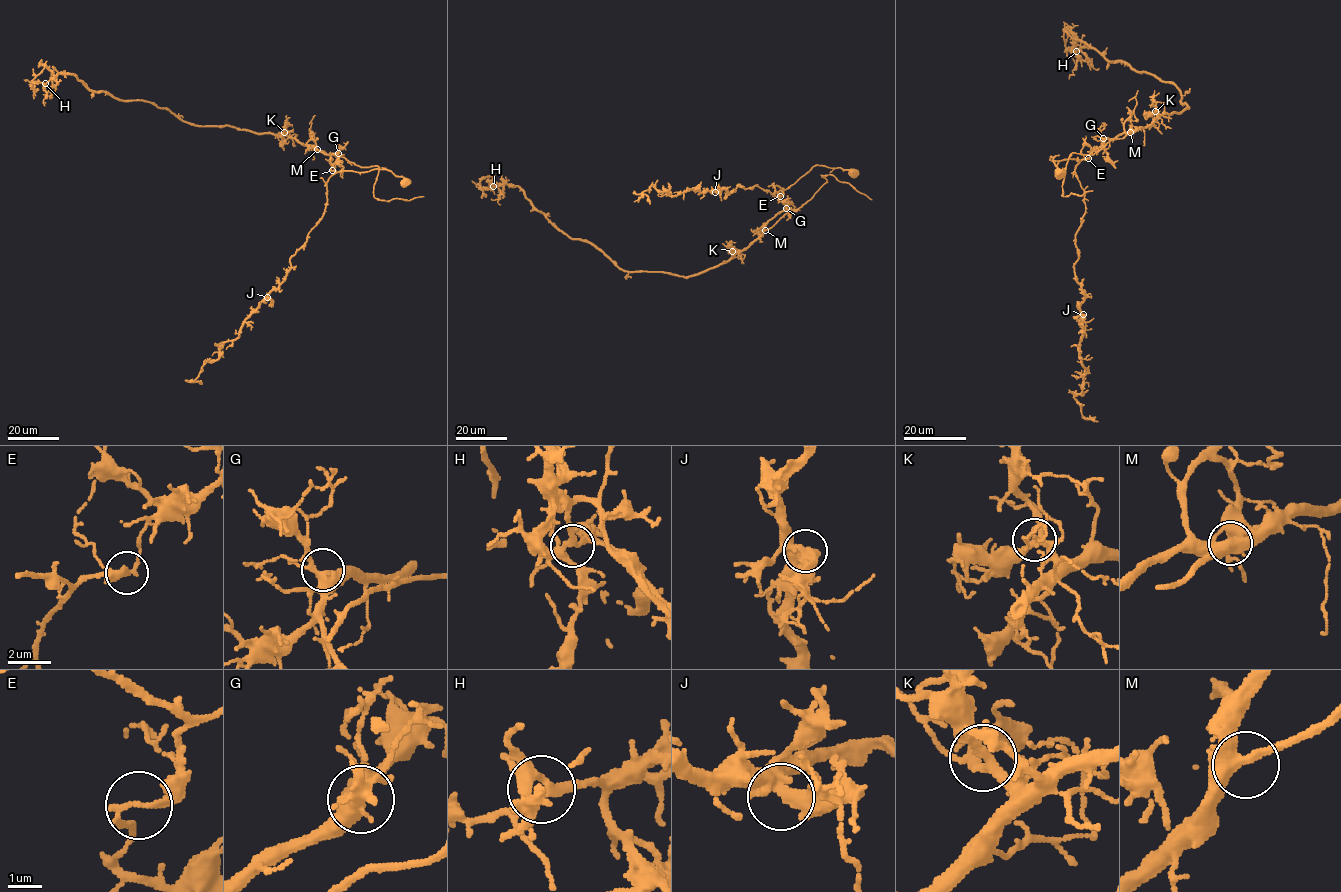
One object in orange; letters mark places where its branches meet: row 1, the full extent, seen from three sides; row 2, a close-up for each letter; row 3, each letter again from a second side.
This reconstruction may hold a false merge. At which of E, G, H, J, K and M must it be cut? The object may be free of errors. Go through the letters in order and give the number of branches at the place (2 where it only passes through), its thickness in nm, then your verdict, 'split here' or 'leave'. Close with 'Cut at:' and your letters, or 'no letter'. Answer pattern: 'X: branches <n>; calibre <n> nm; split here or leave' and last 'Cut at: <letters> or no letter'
E: branches 2; calibre 180 nm; split here
G: branches 5; calibre 400 nm; leave
H: branches 3; calibre 200 nm; leave
J: branches 4; calibre 420 nm; leave
K: branches 3; calibre 240 nm; leave
M: branches 3; calibre 400 nm; leave
Cut at: E

